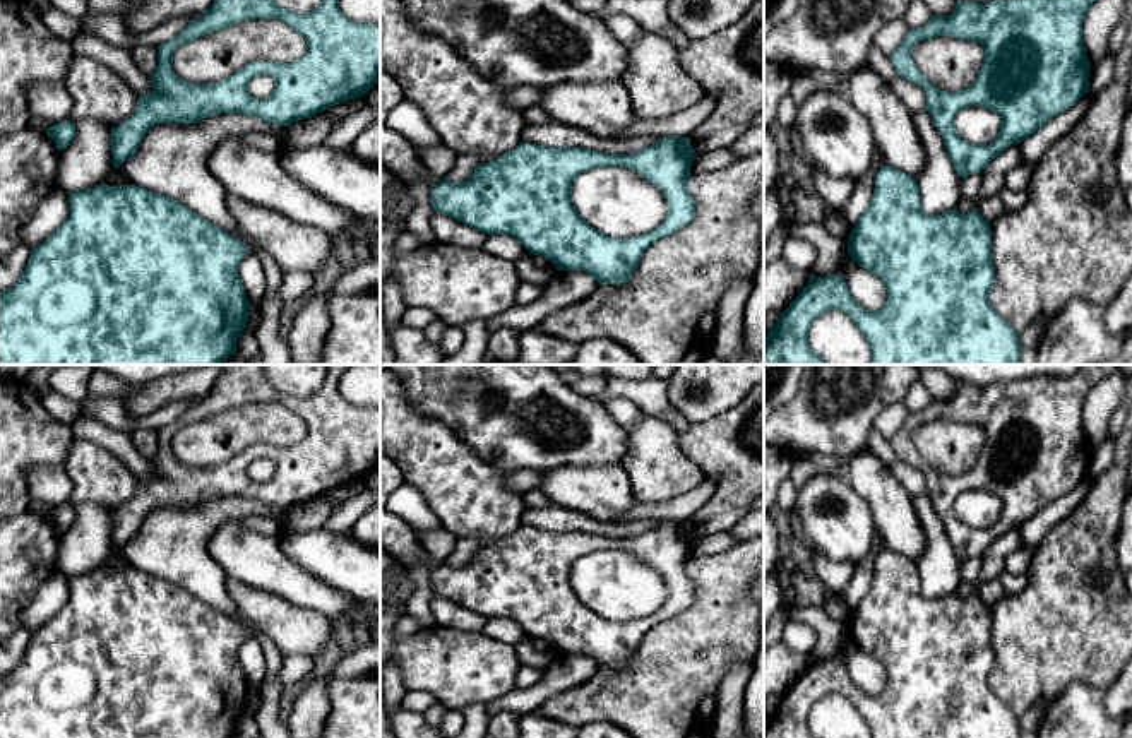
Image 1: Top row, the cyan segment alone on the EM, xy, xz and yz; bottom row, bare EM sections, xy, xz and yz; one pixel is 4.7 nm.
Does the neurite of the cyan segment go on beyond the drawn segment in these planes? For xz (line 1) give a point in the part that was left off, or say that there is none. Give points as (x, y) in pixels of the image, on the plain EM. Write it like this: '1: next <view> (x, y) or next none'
1: next none

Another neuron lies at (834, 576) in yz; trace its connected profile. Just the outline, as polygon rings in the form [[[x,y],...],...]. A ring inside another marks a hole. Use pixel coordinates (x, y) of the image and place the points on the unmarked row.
[[[812,555],[815,577],[831,591],[841,592],[851,580],[855,574],[855,563],[851,562],[834,562],[825,555]]]

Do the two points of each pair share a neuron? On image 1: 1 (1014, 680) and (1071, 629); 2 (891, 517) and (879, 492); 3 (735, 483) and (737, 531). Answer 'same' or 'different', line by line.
1: same
2: same
3: different

